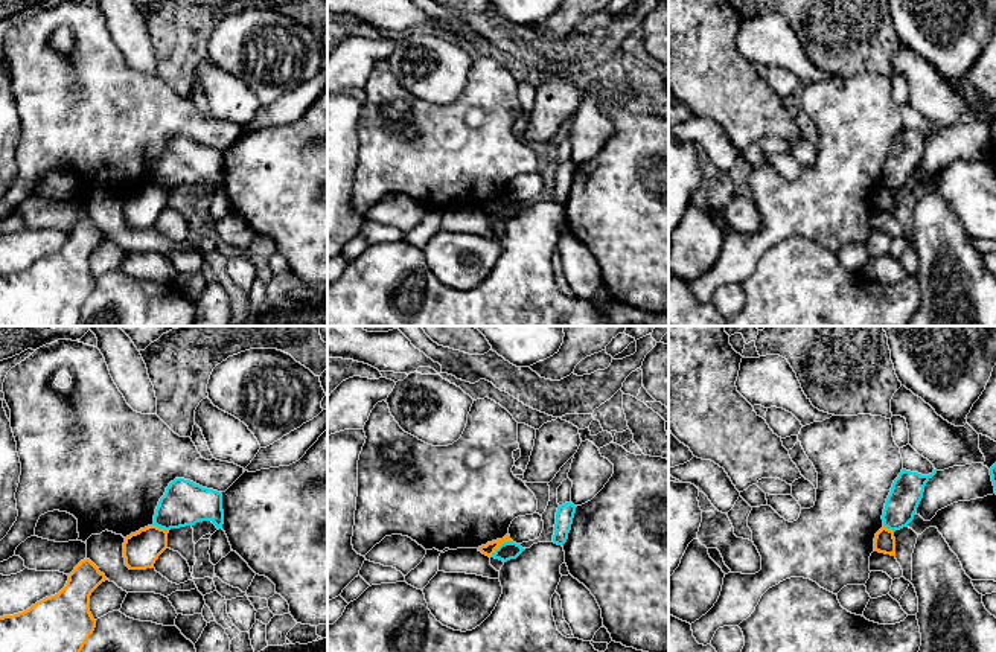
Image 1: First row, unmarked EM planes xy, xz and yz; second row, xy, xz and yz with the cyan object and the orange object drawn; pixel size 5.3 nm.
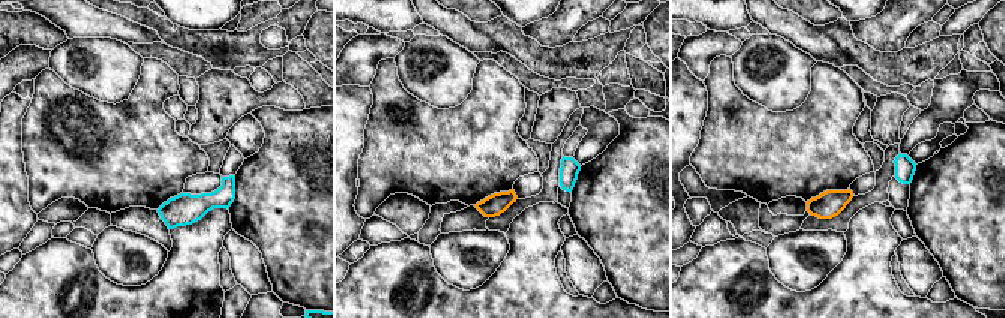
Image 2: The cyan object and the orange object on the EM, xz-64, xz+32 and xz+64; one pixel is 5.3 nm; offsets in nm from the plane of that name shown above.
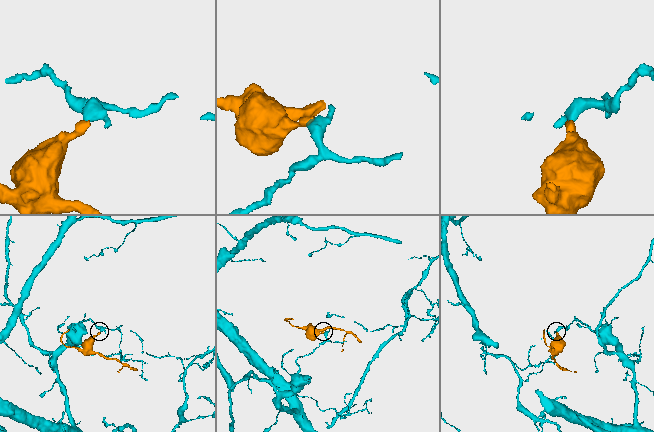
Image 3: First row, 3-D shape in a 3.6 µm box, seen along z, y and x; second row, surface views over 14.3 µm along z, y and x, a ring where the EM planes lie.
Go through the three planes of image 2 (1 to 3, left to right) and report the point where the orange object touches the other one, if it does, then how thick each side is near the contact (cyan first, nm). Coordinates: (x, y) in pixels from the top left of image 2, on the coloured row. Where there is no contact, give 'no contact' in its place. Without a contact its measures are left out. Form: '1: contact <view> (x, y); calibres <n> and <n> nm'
1: no contact
2: no contact
3: no contact

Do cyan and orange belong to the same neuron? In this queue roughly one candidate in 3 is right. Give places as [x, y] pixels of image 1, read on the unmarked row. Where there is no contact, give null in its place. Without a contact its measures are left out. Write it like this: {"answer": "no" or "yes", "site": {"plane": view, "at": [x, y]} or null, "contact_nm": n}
{"answer": "no", "site": {"plane": "xz", "at": [500, 204]}, "contact_nm": 150}

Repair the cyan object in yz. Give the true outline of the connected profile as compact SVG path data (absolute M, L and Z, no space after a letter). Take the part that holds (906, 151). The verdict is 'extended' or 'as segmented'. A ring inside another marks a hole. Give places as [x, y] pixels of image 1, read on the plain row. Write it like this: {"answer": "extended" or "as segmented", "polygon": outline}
{"answer": "as segmented", "polygon": "M902 128L894 139L891 151L883 168L883 186L895 190L914 178L917 166L923 157L926 142L937 133L934 128L929 134Z"}

